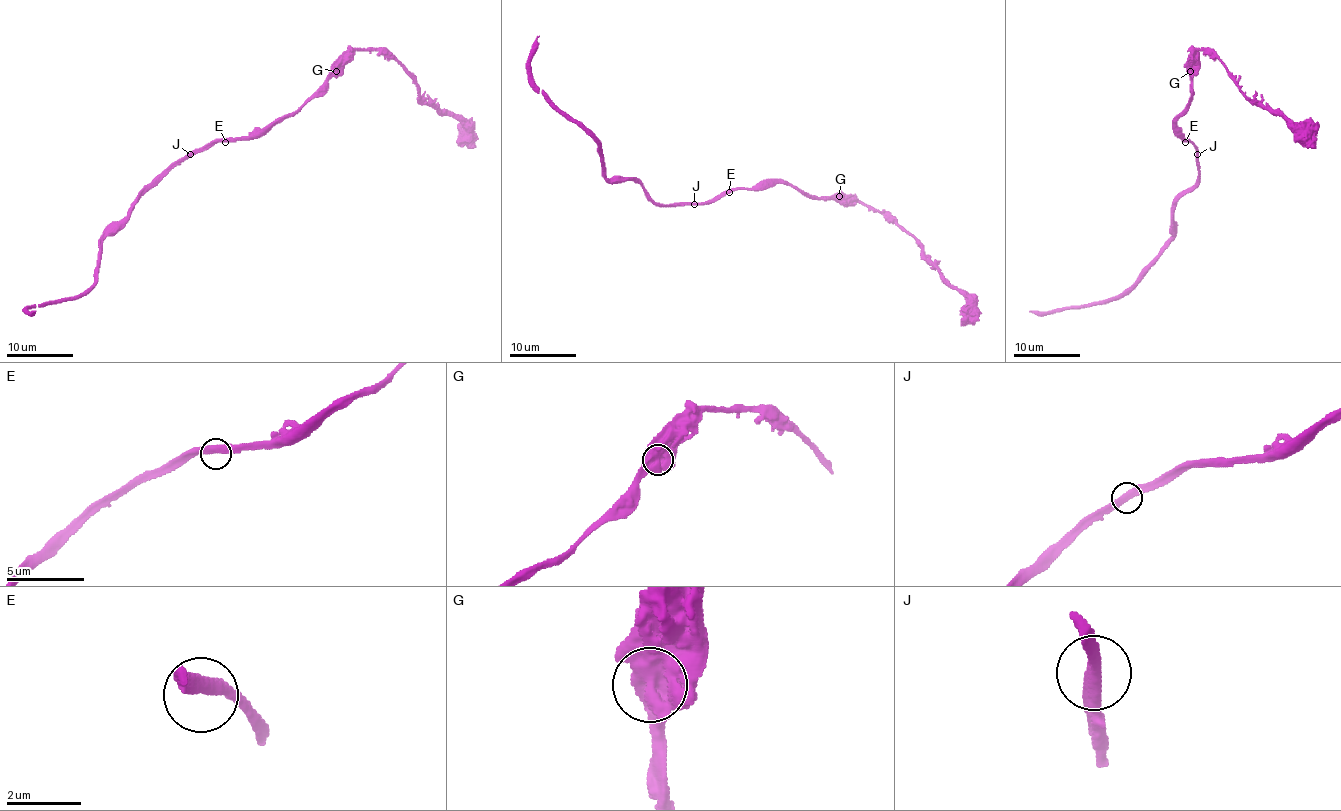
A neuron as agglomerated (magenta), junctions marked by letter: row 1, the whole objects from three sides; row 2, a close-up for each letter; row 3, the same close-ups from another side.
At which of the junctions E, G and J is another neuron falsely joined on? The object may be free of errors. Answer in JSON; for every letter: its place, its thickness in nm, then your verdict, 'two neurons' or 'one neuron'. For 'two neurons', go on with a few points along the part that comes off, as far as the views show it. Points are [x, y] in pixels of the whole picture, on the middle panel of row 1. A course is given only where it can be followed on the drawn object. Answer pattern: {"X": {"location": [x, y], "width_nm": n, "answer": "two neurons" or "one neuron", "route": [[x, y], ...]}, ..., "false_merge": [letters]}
{"E": {"location": [729, 192], "width_nm": 440, "answer": "one neuron"}, "G": {"location": [839, 196], "width_nm": 750, "answer": "one neuron"}, "J": {"location": [694, 204], "width_nm": 360, "answer": "one neuron"}, "false_merge": []}

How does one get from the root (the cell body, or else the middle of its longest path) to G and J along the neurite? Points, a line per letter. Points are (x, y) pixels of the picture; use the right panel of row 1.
G: (1184, 138), (1177, 119), (1190, 97), (1190, 71)
J: (1184, 138), (1195, 147), (1197, 155)

